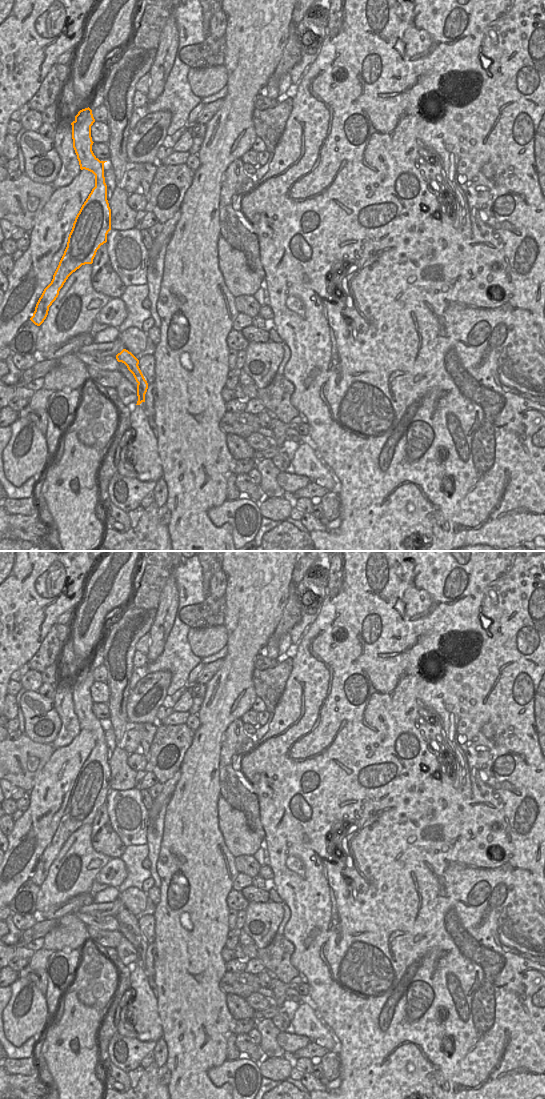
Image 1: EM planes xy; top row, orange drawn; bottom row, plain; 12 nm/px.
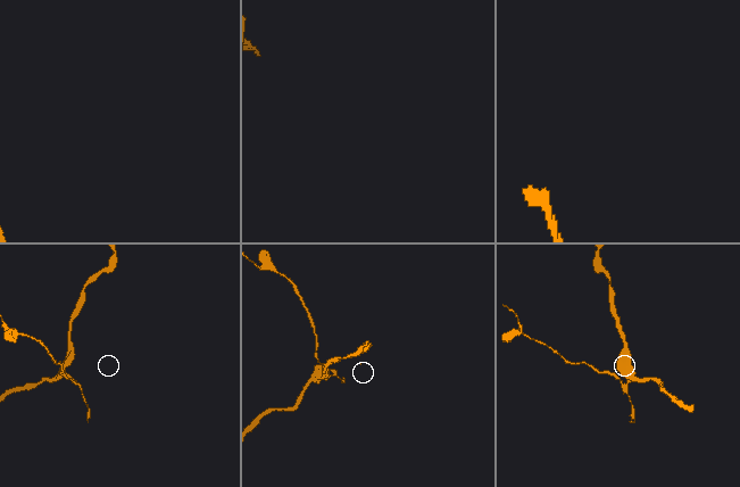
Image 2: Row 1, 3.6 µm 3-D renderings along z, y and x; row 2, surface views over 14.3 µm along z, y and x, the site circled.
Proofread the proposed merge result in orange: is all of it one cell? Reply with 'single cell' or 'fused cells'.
fused cells

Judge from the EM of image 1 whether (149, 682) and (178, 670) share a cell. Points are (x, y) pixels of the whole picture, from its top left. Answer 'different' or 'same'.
different

